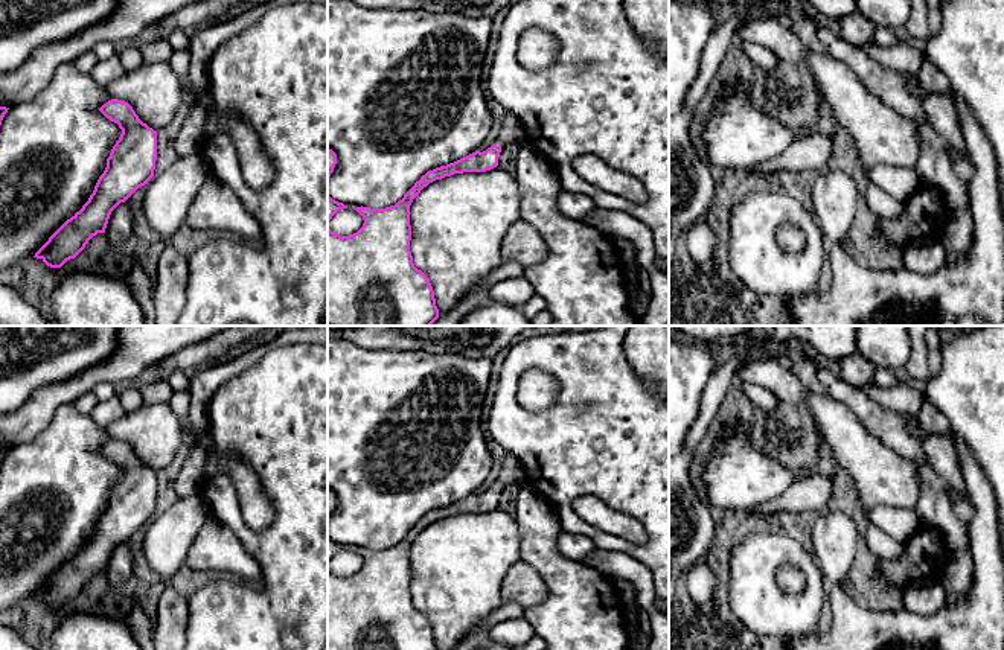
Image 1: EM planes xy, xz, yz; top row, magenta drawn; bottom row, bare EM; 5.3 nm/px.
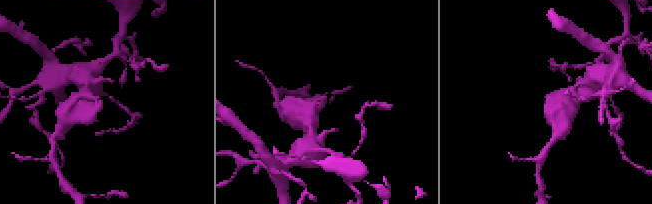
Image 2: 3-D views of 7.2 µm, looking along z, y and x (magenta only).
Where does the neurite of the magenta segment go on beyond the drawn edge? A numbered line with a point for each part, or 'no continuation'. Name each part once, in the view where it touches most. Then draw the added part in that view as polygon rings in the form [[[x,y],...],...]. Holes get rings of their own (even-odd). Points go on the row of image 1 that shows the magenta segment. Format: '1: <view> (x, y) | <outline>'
1: xz (509, 133) | [[[506,111],[503,126],[500,129],[495,145],[504,148],[510,143],[521,143],[520,142],[521,129],[523,129],[523,123],[520,117],[512,111]]]

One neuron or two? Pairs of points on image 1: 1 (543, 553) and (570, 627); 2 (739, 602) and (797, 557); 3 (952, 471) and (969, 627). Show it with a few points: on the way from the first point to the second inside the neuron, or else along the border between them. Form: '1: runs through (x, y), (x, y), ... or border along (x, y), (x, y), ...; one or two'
1: runs through (556, 571), (570, 585), (570, 609); one
2: runs through (753, 586), (782, 557); one
3: border along (956, 451), (966, 492); two

